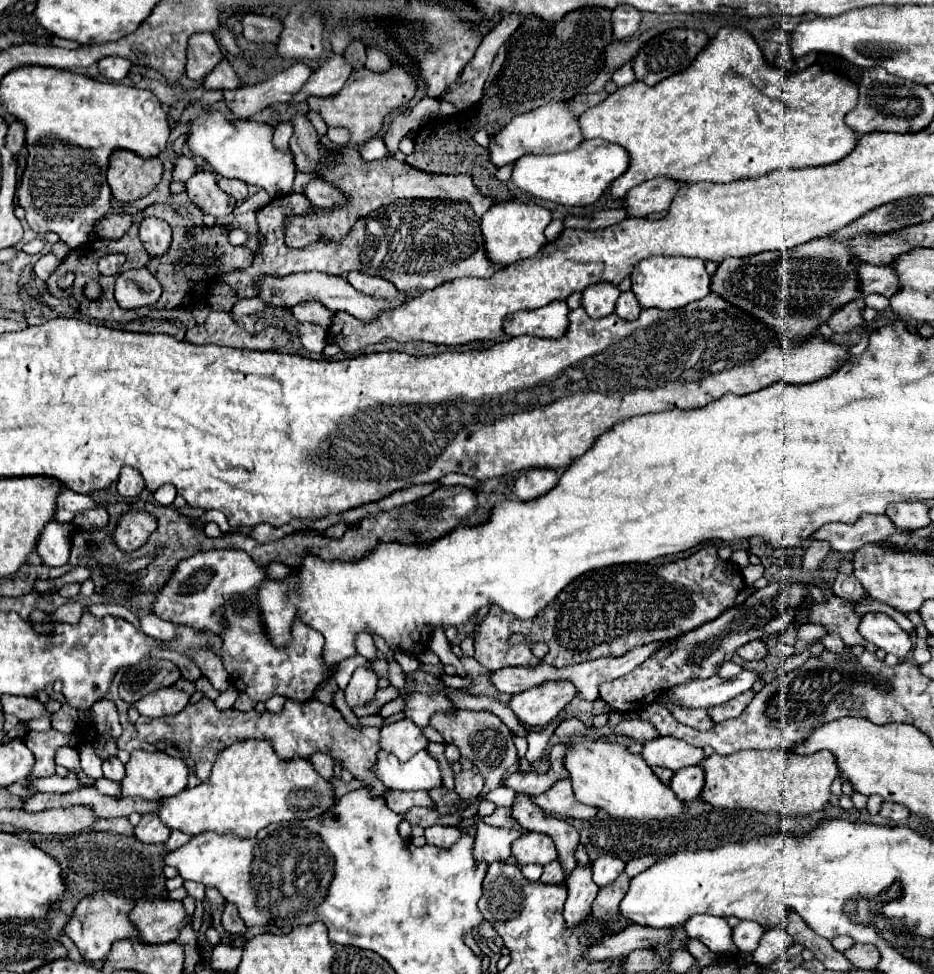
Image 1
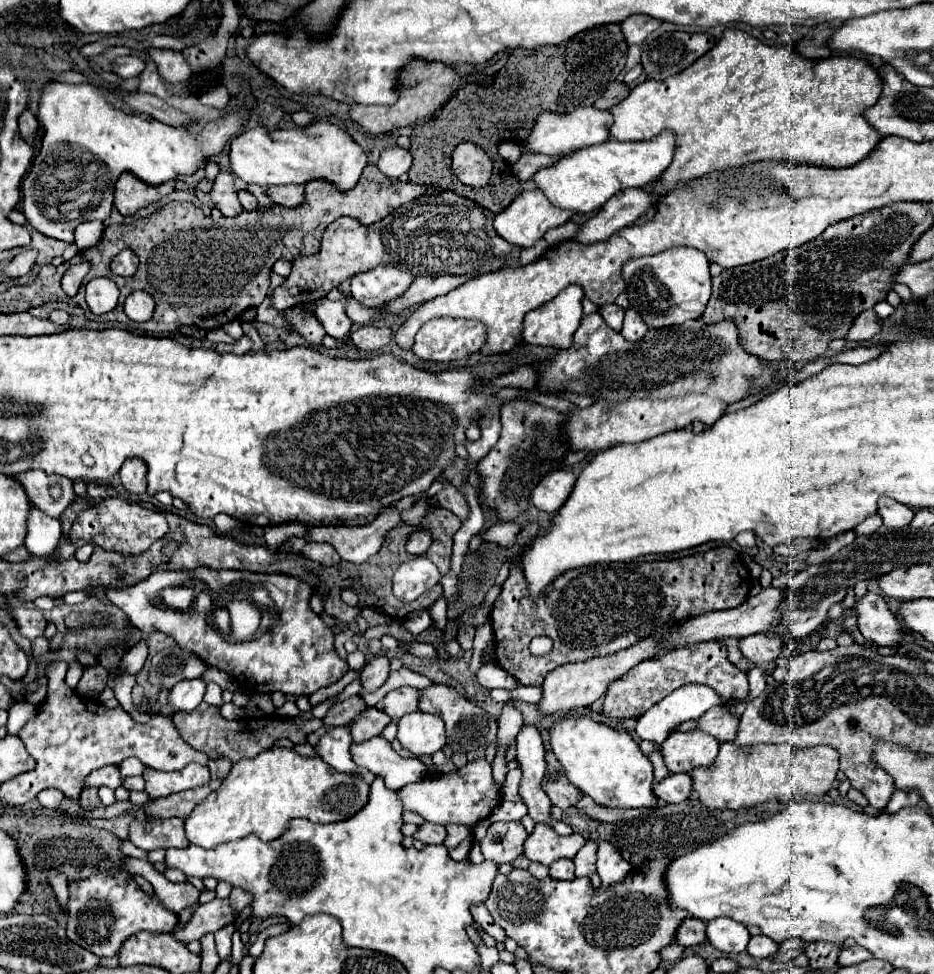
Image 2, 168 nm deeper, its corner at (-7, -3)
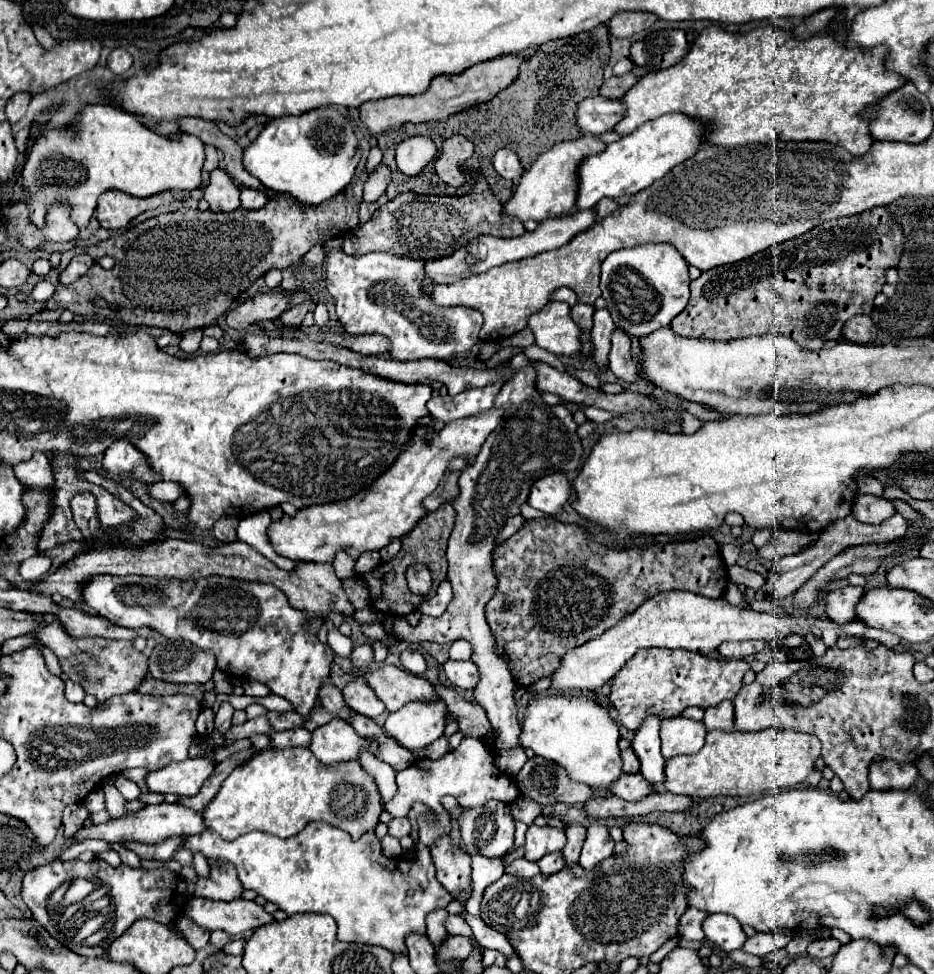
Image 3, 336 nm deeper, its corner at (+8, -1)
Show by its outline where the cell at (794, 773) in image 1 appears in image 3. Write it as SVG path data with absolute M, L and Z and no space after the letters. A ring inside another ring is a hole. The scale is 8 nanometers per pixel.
M766 728L760 732L724 732L712 730L706 736L706 744L696 754L674 756L666 760L666 790L674 794L686 794L692 798L712 796L752 796L768 790L792 788L814 772L814 762L820 756L820 740L812 734Z

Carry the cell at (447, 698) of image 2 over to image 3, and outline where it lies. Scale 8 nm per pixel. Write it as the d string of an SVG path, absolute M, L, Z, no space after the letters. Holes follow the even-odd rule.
M380 666L362 674L376 696L386 704L388 712L396 712L400 706L412 700L436 700L436 692L426 678L418 678L396 666Z

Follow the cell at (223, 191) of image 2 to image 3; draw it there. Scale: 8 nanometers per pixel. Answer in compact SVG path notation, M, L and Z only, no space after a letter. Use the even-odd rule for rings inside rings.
M220 168L210 172L210 184L204 190L204 200L208 200L214 212L232 212L240 208L240 188L238 184Z

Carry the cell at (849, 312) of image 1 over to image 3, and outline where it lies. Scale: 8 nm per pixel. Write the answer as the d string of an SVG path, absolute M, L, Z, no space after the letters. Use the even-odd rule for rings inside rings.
M856 316L844 324L844 338L854 344L872 344L876 342L878 328L870 316Z

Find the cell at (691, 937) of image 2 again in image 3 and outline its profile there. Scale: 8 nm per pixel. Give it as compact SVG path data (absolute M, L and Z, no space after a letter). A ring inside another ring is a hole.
M688 908L682 918L680 918L680 936L684 940L702 940L704 932L702 932L702 922L708 914L704 910L698 908Z

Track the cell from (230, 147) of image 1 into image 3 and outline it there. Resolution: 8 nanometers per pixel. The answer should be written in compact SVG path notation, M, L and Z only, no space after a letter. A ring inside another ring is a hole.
M316 108L298 116L282 116L270 120L260 136L244 150L244 166L250 174L254 174L268 190L290 194L304 206L318 206L336 194L340 194L354 178L356 166L362 154L358 150L358 138L354 128L336 108Z

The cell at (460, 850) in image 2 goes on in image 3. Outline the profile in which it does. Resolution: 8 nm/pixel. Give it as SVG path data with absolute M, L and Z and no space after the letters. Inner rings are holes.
M464 738L456 750L450 750L446 756L438 760L430 760L430 758L416 760L410 768L396 774L396 784L398 784L398 792L394 798L390 798L384 804L384 810L390 812L392 816L406 816L412 802L424 802L430 809L430 814L423 814L417 820L418 840L427 847L430 847L440 836L450 833L448 812L440 804L442 796L454 796L464 808L482 806L486 800L492 800L492 798L504 804L512 804L520 796L516 778L512 774L502 772L496 766L494 748L490 746L488 750L484 738Z

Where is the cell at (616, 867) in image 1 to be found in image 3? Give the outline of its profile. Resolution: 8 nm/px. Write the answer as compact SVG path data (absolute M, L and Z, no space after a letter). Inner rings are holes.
M590 824L588 836L582 846L580 864L588 870L592 870L596 864L600 864L604 858L614 854L614 840L608 834L608 828L602 824Z

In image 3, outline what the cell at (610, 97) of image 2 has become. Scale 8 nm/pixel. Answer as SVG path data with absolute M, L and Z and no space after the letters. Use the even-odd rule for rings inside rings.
M628 72L626 76L612 76L610 80L606 80L600 88L600 94L606 98L622 98L636 82L640 80L640 76L636 76L634 72Z

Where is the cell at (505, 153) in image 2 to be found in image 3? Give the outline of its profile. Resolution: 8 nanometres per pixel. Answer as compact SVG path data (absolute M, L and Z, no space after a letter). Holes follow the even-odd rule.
M498 150L494 156L494 170L506 180L518 180L524 174L520 158L512 150Z

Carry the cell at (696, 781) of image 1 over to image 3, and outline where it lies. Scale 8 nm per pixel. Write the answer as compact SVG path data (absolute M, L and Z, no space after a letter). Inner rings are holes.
M622 774L616 782L612 782L612 786L608 790L610 790L610 794L632 802L632 800L640 800L648 792L652 792L652 786L648 786L648 782L644 782L644 778L640 774Z

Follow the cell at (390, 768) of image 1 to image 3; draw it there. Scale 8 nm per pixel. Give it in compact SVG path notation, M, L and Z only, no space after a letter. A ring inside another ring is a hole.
M338 718L330 720L324 726L318 726L312 732L310 740L310 750L324 764L358 758L362 748L368 748L372 754L376 754L378 744L368 744L362 736L356 734L356 730L348 722Z

